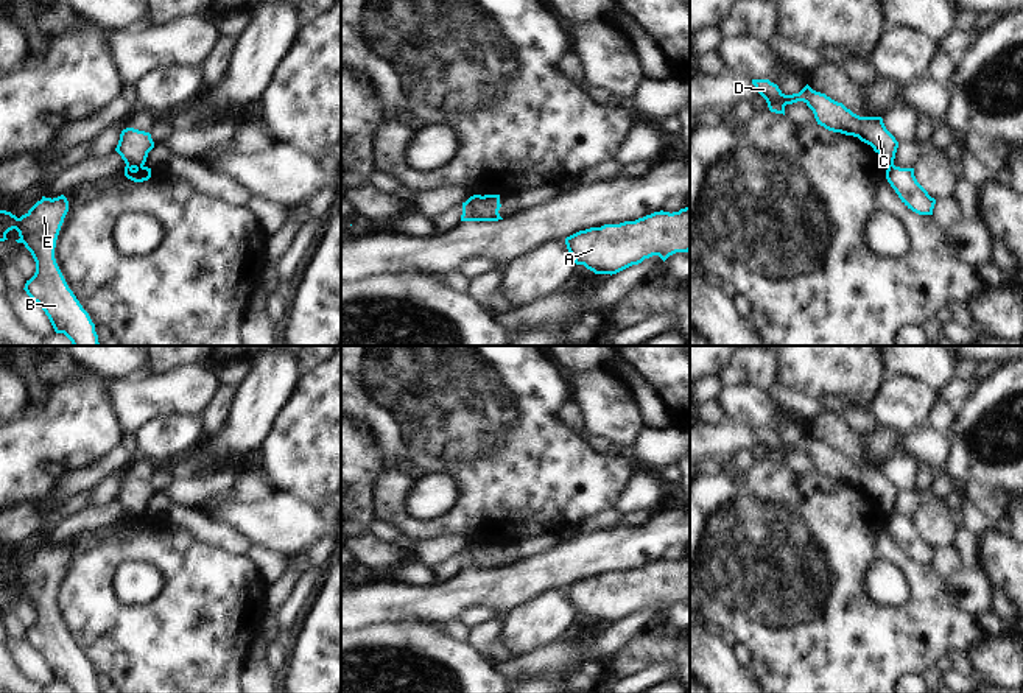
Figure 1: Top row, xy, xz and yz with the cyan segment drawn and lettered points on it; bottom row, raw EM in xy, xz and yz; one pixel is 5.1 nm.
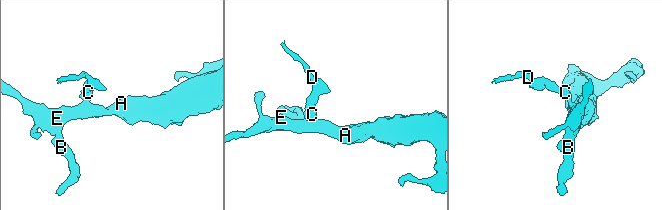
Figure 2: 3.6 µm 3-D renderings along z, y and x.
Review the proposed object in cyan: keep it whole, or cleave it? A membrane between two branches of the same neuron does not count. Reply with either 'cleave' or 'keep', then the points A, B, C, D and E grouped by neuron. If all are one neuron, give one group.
cleave | A B E / C D

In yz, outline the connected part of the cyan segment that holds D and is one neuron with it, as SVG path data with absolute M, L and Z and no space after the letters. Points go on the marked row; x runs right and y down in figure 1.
M752 79L752 84L766 100L771 112L785 115L786 104L803 101L813 111L817 125L833 132L858 137L883 157L888 168L894 165L898 142L886 129L881 117L860 117L842 103L813 90L808 84L793 95L785 95L769 79Z

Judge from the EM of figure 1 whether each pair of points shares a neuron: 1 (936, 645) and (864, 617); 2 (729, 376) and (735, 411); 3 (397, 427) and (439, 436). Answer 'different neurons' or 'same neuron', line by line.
1: same neuron
2: different neurons
3: same neuron

